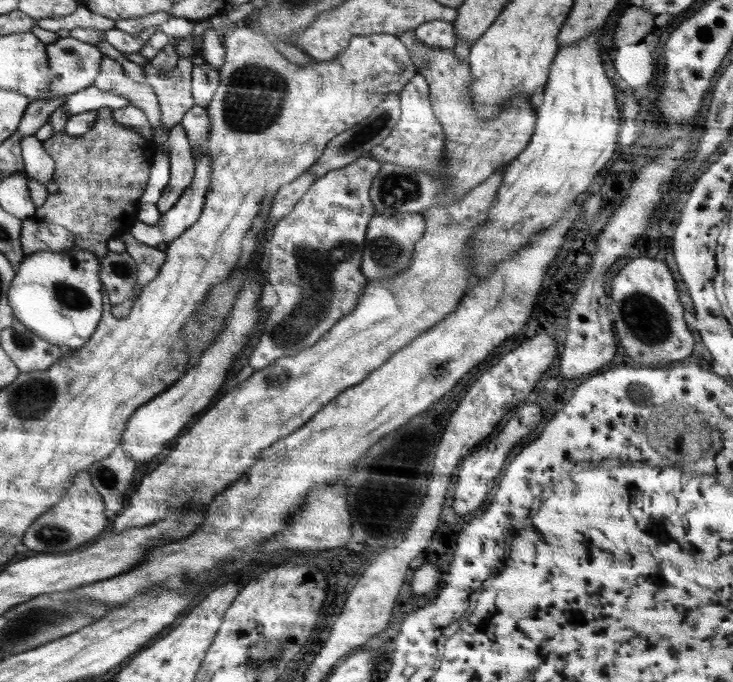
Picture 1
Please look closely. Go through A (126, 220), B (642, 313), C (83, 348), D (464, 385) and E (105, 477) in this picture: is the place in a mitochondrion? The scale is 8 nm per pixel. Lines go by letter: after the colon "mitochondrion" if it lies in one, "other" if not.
A: other
B: mitochondrion
C: other
D: other
E: mitochondrion

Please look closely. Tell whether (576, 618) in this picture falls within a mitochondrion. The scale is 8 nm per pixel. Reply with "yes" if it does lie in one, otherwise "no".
no

